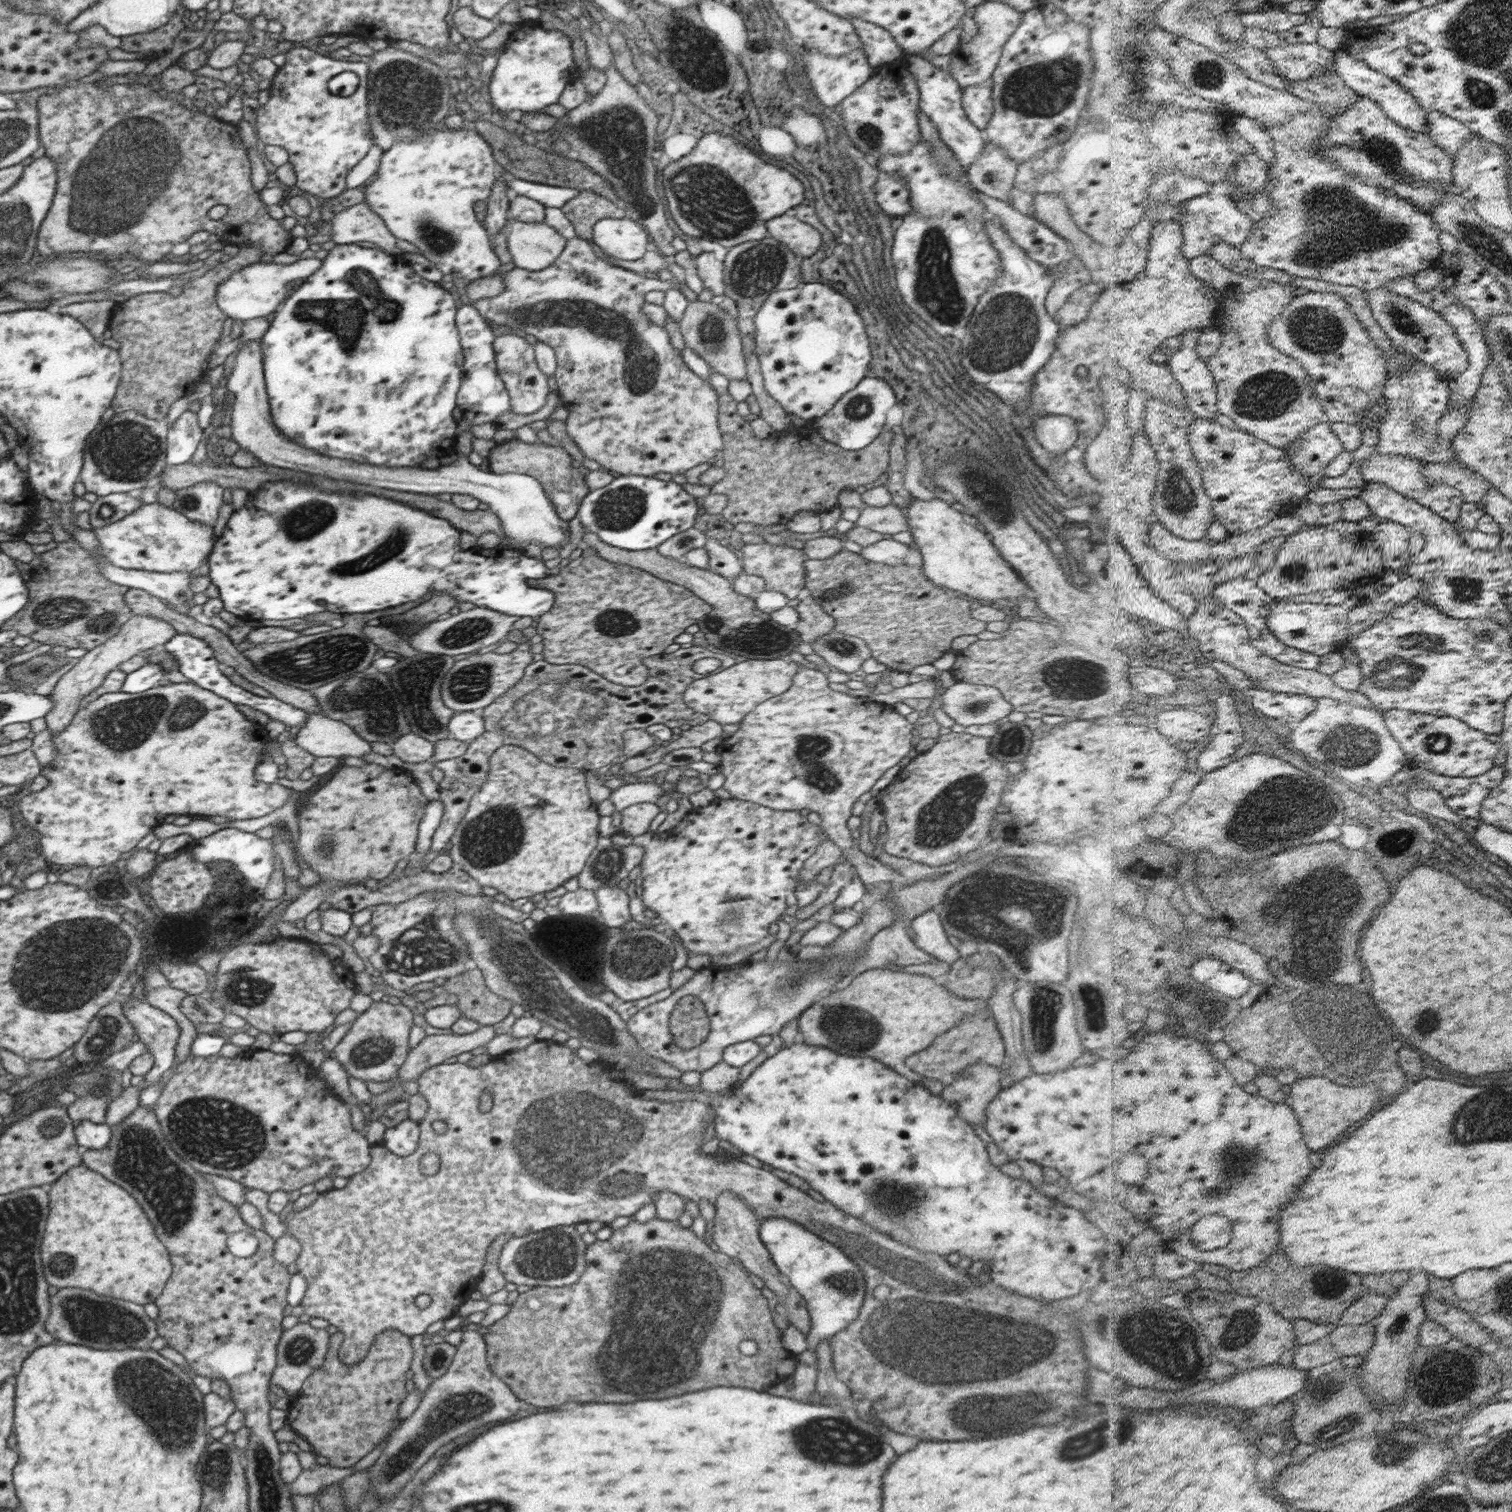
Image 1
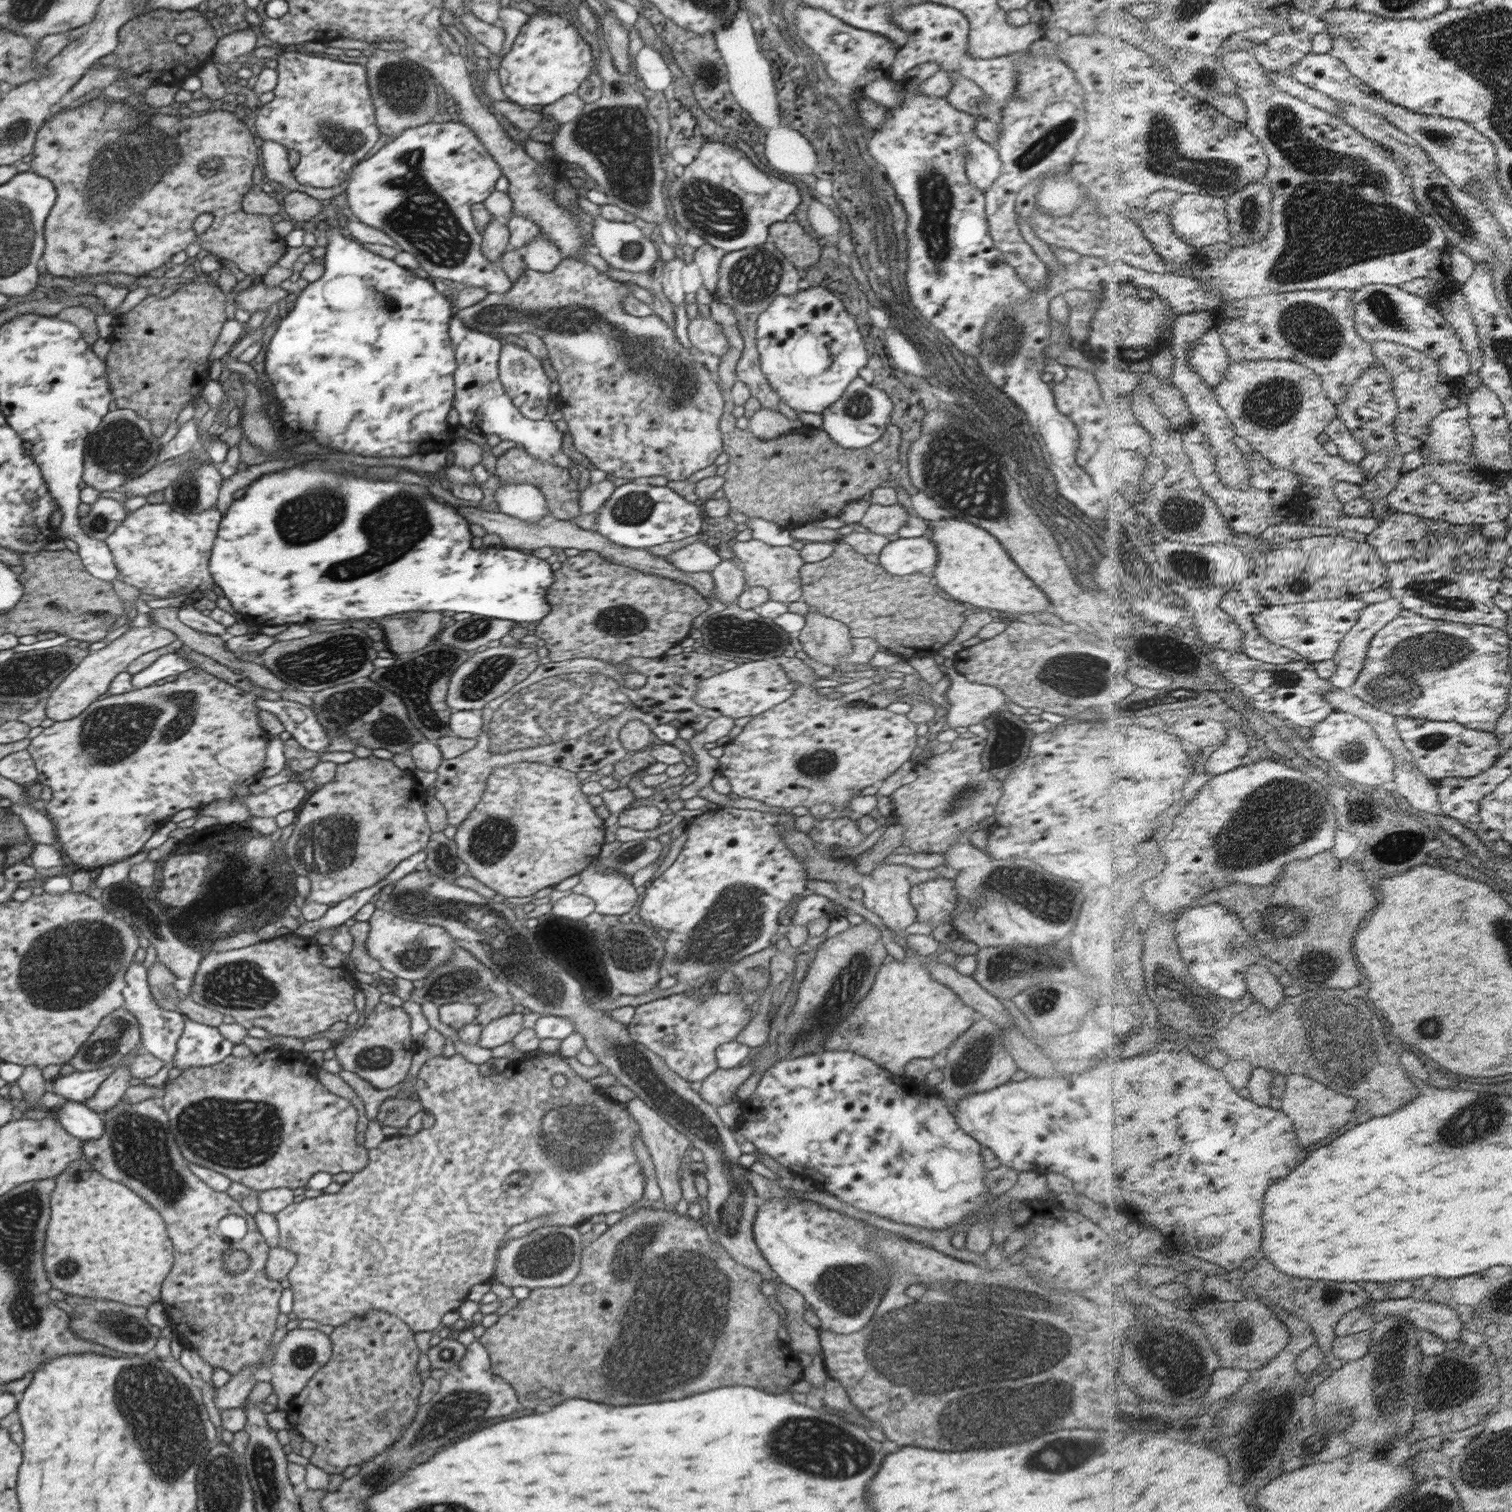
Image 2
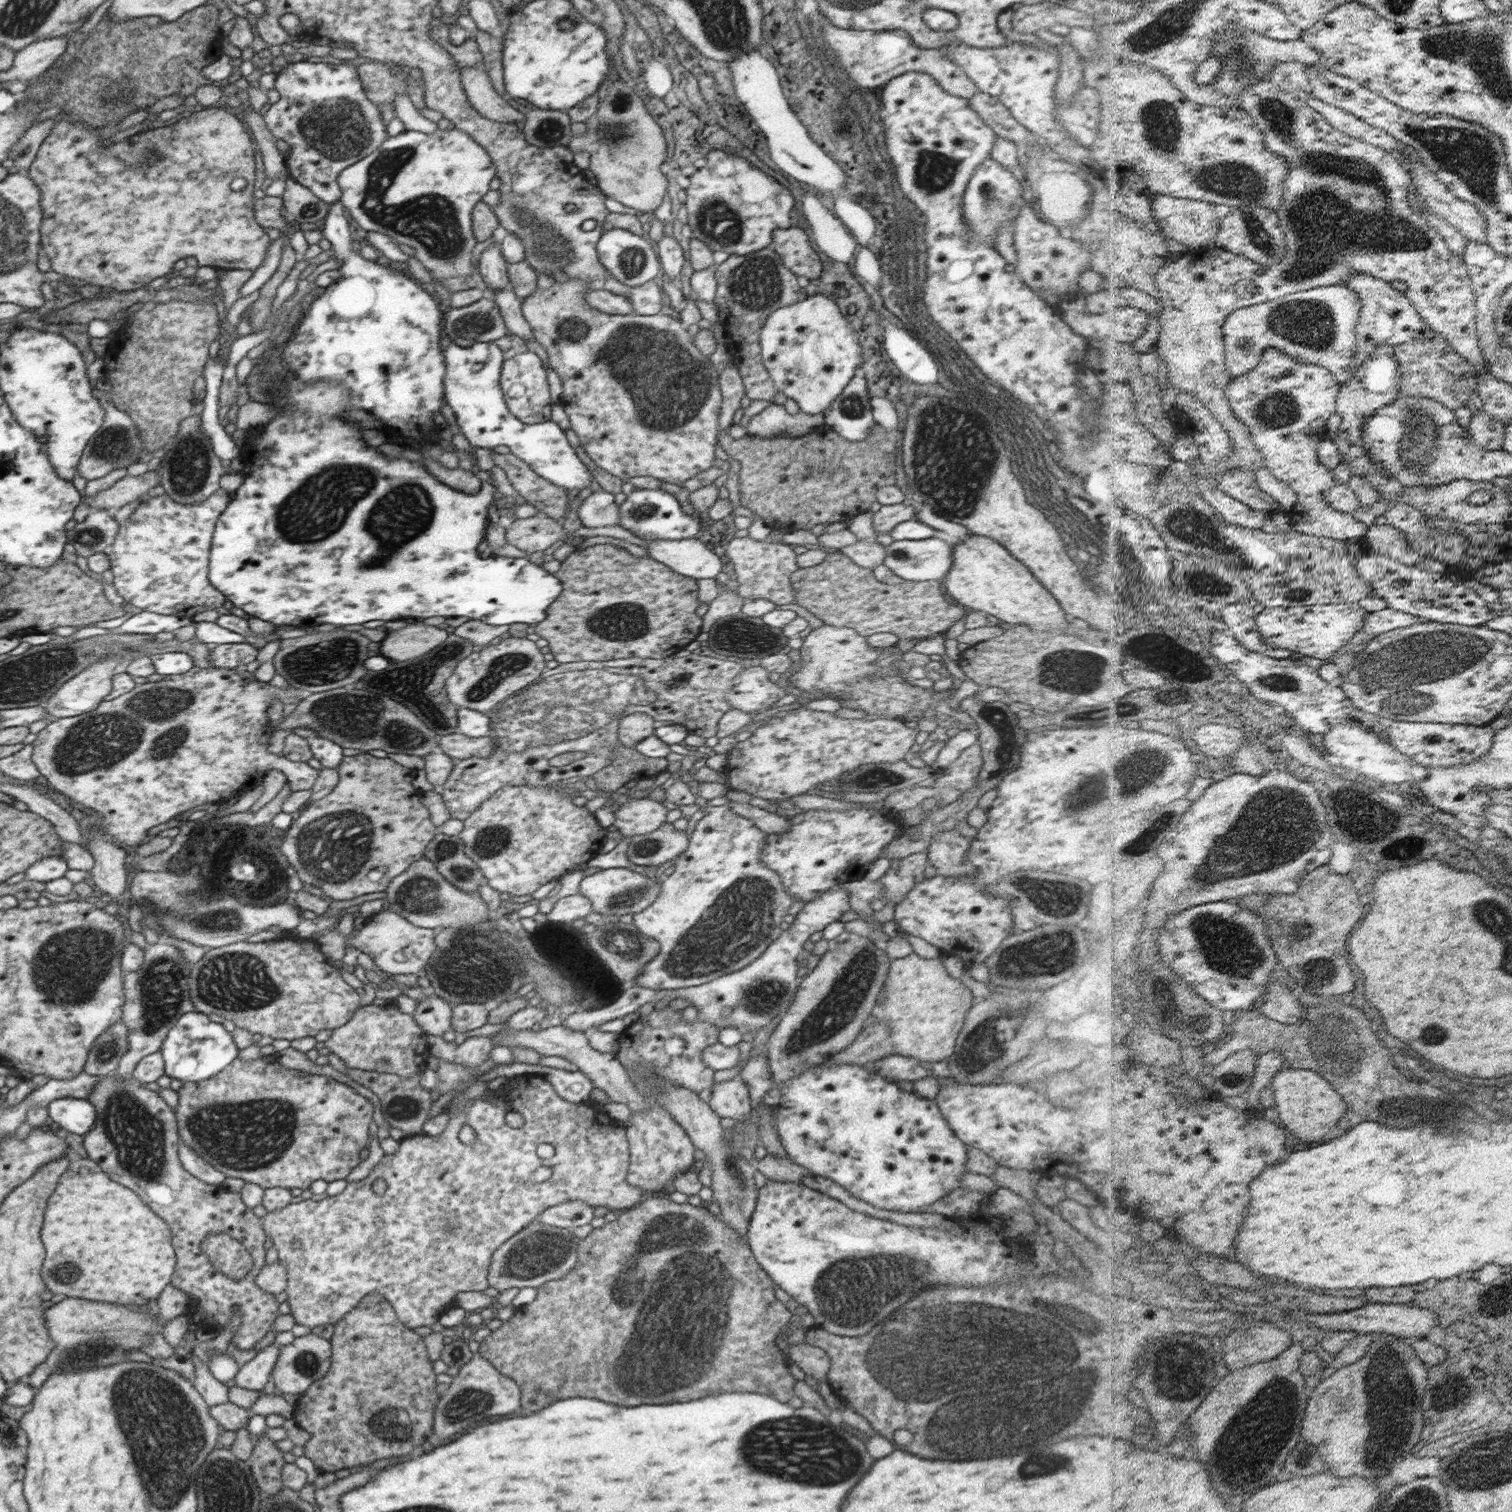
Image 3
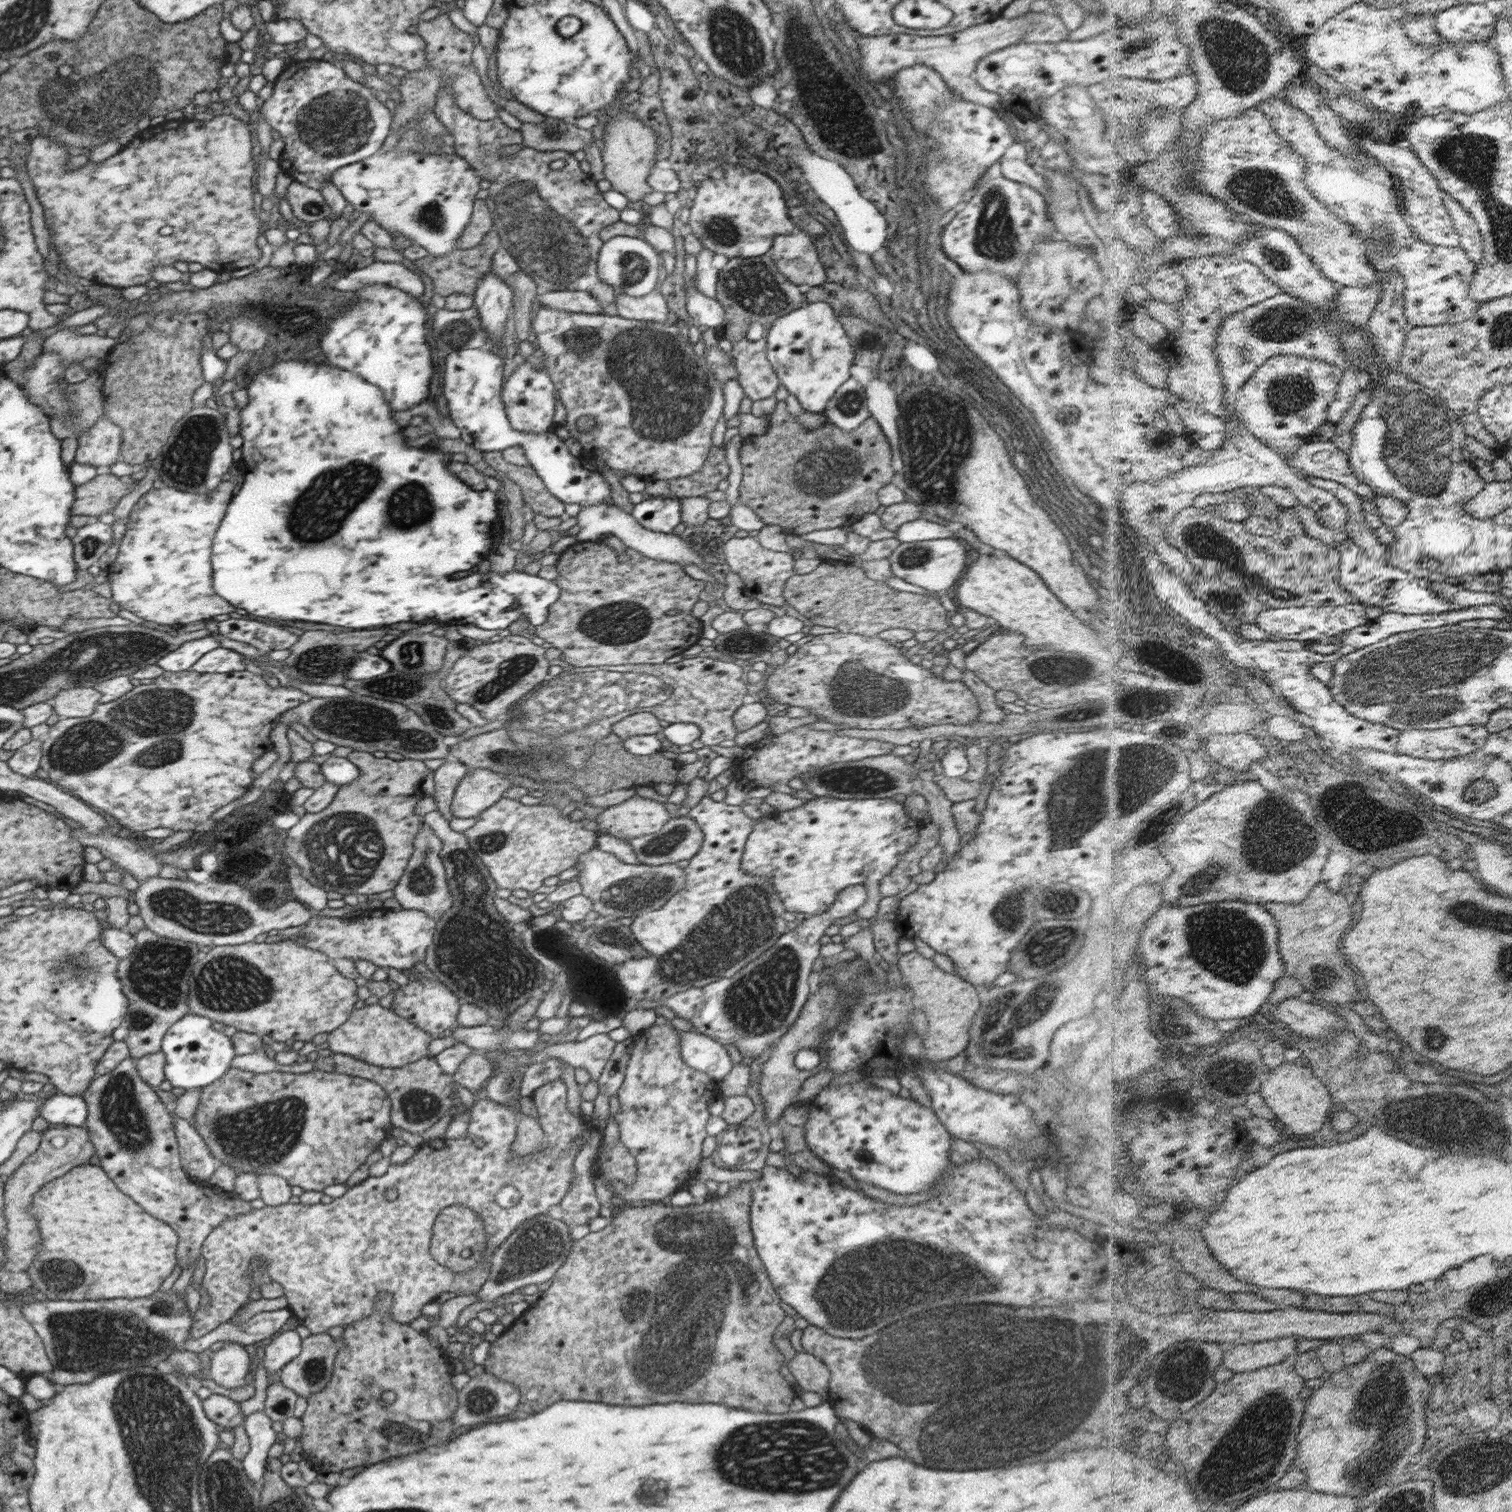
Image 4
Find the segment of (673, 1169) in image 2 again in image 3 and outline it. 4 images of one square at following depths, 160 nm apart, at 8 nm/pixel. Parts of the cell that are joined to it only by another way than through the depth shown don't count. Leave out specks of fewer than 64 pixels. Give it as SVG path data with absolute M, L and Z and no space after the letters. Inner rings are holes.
M563 1025L540 1029L535 1032L530 1029L520 1029L517 1031L500 1031L492 1034L493 1046L521 1046L522 1048L530 1048L538 1051L544 1056L562 1056L562 1058L570 1059L588 1076L595 1084L596 1088L601 1088L608 1095L610 1102L622 1102L627 1104L629 1109L634 1112L640 1112L643 1109L643 1098L634 1084L630 1082L630 1077L626 1074L626 1069L618 1059L616 1052L606 1053L600 1052L589 1045L586 1038L585 1030L576 1030Z

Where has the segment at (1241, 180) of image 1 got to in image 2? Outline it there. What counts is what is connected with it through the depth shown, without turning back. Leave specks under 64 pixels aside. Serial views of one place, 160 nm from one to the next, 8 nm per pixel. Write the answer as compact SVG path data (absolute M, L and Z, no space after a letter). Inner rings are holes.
M1265 180L1251 182L1246 190L1237 192L1228 200L1234 247L1262 243L1270 235L1274 212L1273 188Z

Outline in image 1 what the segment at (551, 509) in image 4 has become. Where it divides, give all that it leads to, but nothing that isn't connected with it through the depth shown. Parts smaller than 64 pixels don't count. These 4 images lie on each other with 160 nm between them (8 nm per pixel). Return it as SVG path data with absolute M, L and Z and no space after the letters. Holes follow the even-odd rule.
M513 438L496 444L490 451L488 459L490 460L489 470L494 474L520 473L533 476L538 480L564 524L577 517L580 503L589 493L585 475L578 471L575 460L559 444L545 445L541 441L538 444L529 444Z

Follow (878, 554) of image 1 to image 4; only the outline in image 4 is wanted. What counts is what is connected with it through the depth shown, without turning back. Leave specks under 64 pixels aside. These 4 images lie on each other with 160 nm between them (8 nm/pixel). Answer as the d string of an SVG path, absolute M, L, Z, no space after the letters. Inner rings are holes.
M955 537L926 540L920 542L903 542L888 558L891 562L893 576L898 576L914 586L938 594L944 594L960 579L966 567L968 546L954 540Z

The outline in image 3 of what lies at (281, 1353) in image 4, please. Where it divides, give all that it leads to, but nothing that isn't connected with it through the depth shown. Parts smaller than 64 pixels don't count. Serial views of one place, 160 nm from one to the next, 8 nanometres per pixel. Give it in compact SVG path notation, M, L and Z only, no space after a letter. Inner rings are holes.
M291 1331L280 1332L270 1345L264 1347L256 1357L241 1366L234 1378L235 1385L262 1392L274 1370L281 1348L294 1342L294 1339L294 1334Z

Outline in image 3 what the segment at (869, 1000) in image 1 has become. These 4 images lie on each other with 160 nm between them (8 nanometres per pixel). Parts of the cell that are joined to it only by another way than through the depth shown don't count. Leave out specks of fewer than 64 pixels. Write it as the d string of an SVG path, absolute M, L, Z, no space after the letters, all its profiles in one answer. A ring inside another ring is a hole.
M910 953L906 957L893 959L889 964L889 974L887 975L887 980L884 982L884 986L886 983L886 994L884 994L884 1002L881 1001L880 1010L876 1010L872 1012L868 1023L863 1025L863 1029L857 1037L849 1044L846 1048L838 1051L833 1057L830 1058L831 1062L834 1064L840 1064L840 1062L844 1062L844 1064L866 1064L866 1062L874 1062L875 1060L882 1060L886 1056L890 1056L892 1054L900 1054L902 1056L910 1056L910 1058L917 1058L919 1061L926 1062L940 1062L948 1060L949 1056L954 1052L954 1046L956 1046L956 1038L958 1038L958 1034L960 1034L960 1030L962 1030L962 1026L964 1026L964 1018L966 1018L966 1014L973 1006L973 995L970 988L962 983L959 979L956 979L949 975L946 972L946 969L942 963L941 959L932 958L932 960L926 960L926 958L920 958L916 956L914 953ZM890 976L910 976L910 978L914 978L914 980L890 980ZM882 1012L882 1014L880 1014ZM872 1018L876 1020L876 1018L880 1018L880 1024L874 1023L874 1026L870 1026L872 1024ZM878 1024L878 1026L876 1026ZM892 1026L892 1028L890 1028Z

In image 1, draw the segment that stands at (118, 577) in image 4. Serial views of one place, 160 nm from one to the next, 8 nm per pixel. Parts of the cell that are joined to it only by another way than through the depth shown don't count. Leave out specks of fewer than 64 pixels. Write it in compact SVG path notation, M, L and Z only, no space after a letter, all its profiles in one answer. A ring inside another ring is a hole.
M159 502L143 504L137 509L118 522L92 529L100 543L99 555L102 555L105 561L123 569L147 570L148 572L194 572L202 564L206 564L216 541L212 525L188 520L184 514Z

